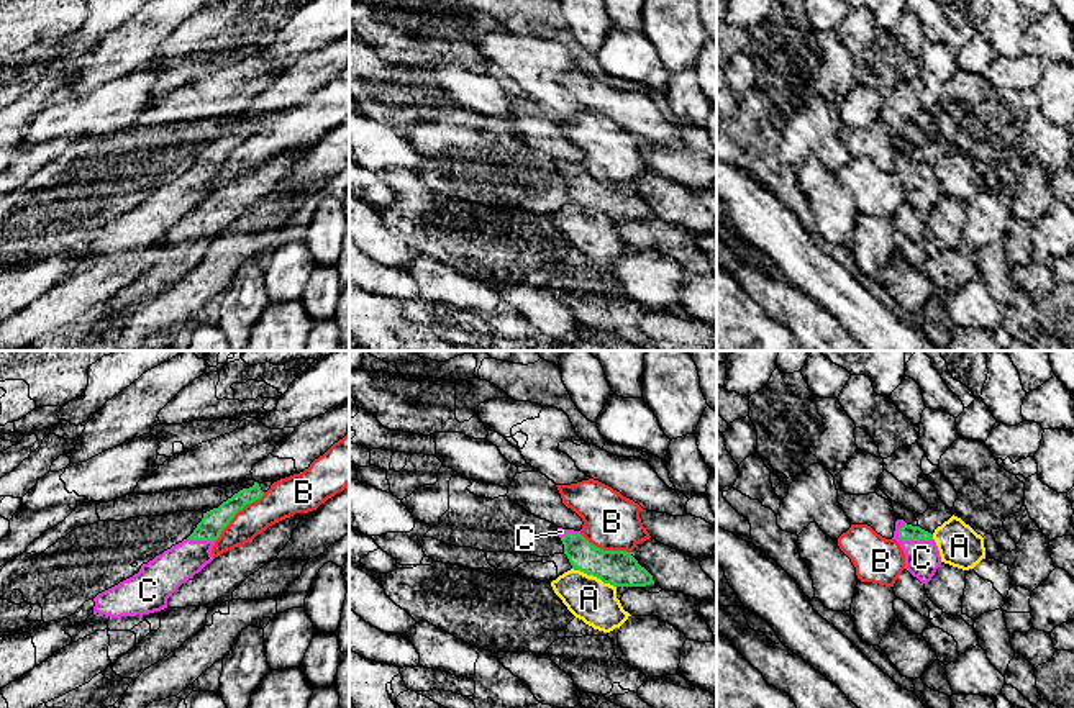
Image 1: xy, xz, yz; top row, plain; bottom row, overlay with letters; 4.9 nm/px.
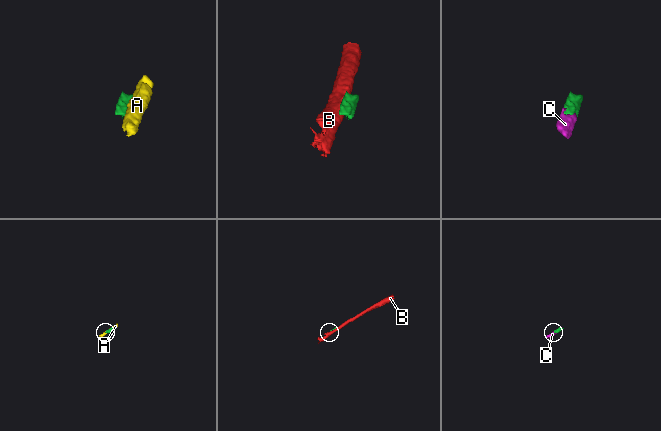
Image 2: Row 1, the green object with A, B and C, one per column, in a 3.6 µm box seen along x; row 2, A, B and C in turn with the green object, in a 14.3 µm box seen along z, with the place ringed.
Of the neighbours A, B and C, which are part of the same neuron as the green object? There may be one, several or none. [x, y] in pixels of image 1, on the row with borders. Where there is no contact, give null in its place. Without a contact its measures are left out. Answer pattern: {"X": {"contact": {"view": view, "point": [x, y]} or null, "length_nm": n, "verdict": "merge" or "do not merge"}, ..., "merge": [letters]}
{"A": {"contact": {"view": "xz", "point": [594, 576]}, "length_nm": 240, "verdict": "do not merge"}, "B": {"contact": {"view": "xy", "point": [236, 512]}, "length_nm": 340, "verdict": "do not merge"}, "C": {"contact": {"view": "yz", "point": [912, 540]}, "length_nm": 180, "verdict": "merge"}, "merge": ["C"]}

